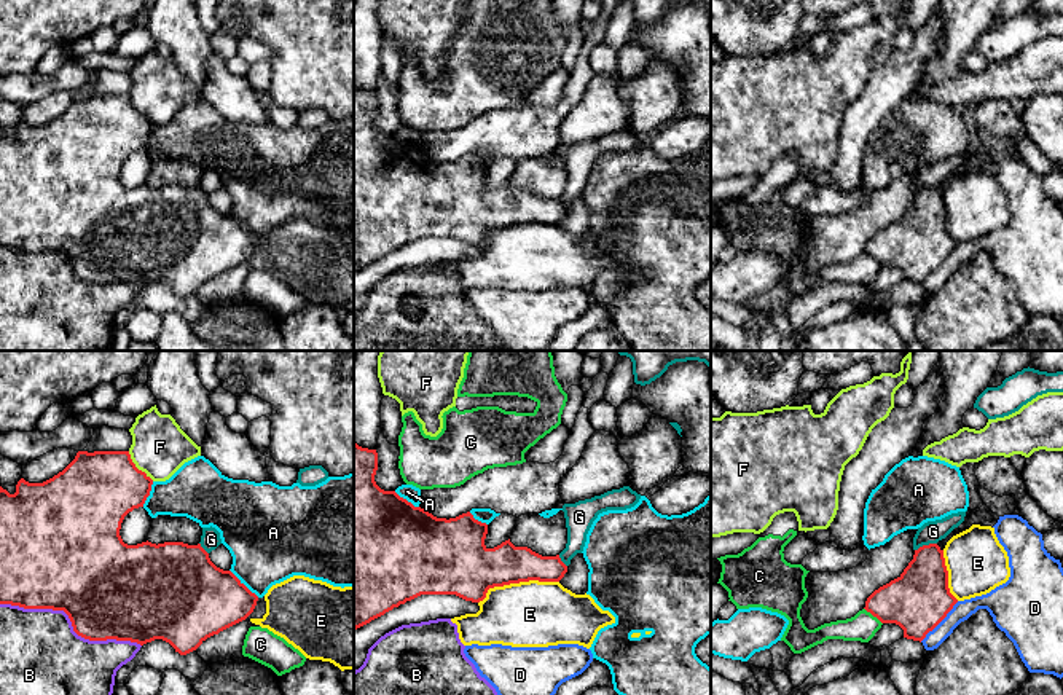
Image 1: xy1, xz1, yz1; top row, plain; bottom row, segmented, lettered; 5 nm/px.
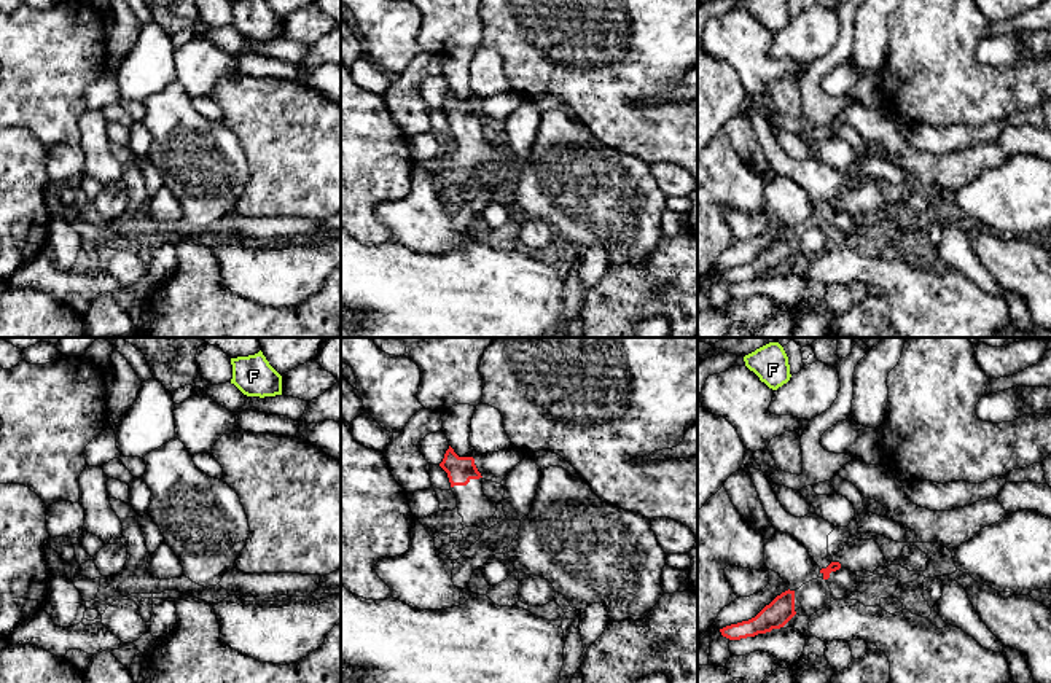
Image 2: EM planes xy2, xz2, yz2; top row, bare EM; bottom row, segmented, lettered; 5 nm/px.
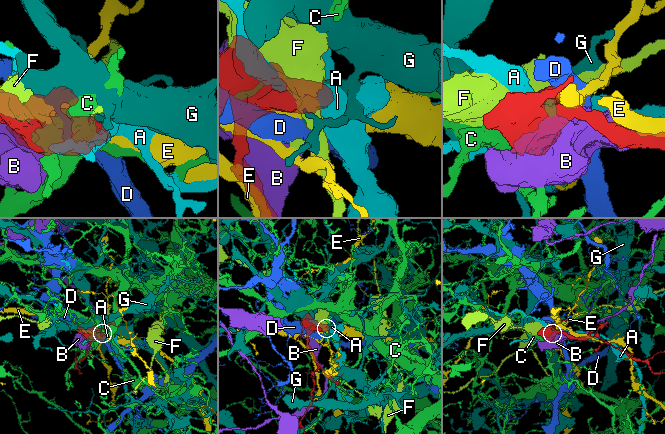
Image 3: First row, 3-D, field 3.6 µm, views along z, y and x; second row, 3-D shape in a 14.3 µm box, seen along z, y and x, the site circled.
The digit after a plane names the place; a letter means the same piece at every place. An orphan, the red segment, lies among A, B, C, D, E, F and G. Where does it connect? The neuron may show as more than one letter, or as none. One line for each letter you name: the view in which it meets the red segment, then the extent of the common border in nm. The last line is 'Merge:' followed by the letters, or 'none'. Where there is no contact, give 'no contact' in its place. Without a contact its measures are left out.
Merge: none

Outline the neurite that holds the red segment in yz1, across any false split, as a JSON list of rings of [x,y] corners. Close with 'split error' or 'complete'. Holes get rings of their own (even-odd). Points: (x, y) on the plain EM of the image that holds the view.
[[[929,187],[915,193],[904,215],[875,233],[864,252],[881,266],[899,268],[904,281],[921,285],[956,245],[948,231],[943,193]]]; complete

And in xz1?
[[[354,84],[354,274],[421,238],[456,238],[480,245],[489,231],[529,223],[559,225],[567,215],[559,198],[542,199],[528,190],[515,190],[510,182],[488,191],[486,166],[475,163],[470,155],[449,163],[437,161],[395,134],[381,132],[375,124],[376,113],[376,92],[362,91]]]; complete

